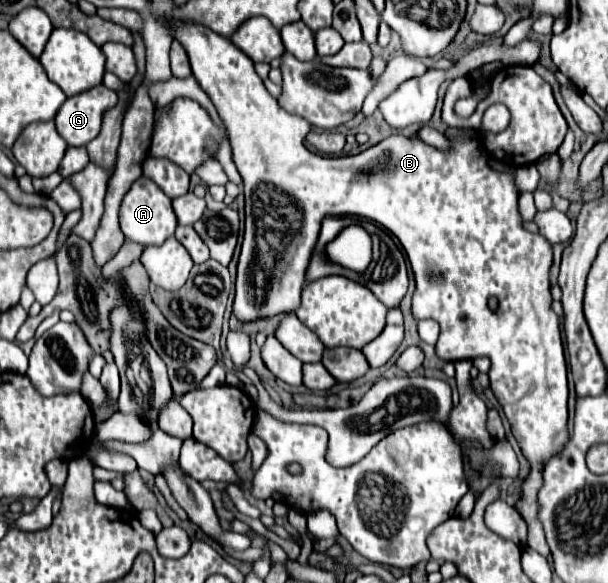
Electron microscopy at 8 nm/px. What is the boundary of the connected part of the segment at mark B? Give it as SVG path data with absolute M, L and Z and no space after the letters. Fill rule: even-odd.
M194 23L176 25L174 35L180 43L184 43L196 81L212 99L220 119L226 125L232 145L232 157L244 181L245 227L237 265L232 315L242 323L250 323L262 317L294 313L300 307L302 287L306 283L306 269L310 265L310 257L320 235L320 223L326 215L362 215L390 229L402 241L402 247L406 249L406 255L414 269L416 291L412 297L412 313L418 319L434 319L440 323L440 339L436 343L438 357L442 361L473 360L474 357L488 357L492 361L488 373L490 387L512 425L512 433L518 439L522 453L532 465L532 471L522 485L522 499L516 503L516 509L528 525L528 547L548 557L550 549L542 531L542 523L538 521L536 493L542 485L544 463L552 455L556 455L556 451L560 451L560 447L570 436L566 409L568 368L561 318L552 311L552 245L546 237L534 235L524 229L518 213L518 189L512 175L490 169L482 143L476 139L458 139L456 147L444 153L422 141L392 135L358 155L320 157L308 151L304 145L304 133L310 131L308 121L284 111L278 105L278 101L266 91L262 79L254 71L254 63L234 43L230 43L230 39L224 39L218 33L206 29L204 25ZM256 213L270 213L274 219L278 219L280 215L282 219L286 219L284 215L294 213L298 217L294 223L300 225L290 239L282 259L274 265L274 273L270 275L262 307L256 307L256 303L250 301L250 285L246 279L246 273L252 271L250 267L256 253ZM490 295L498 297L498 311L488 309Z

